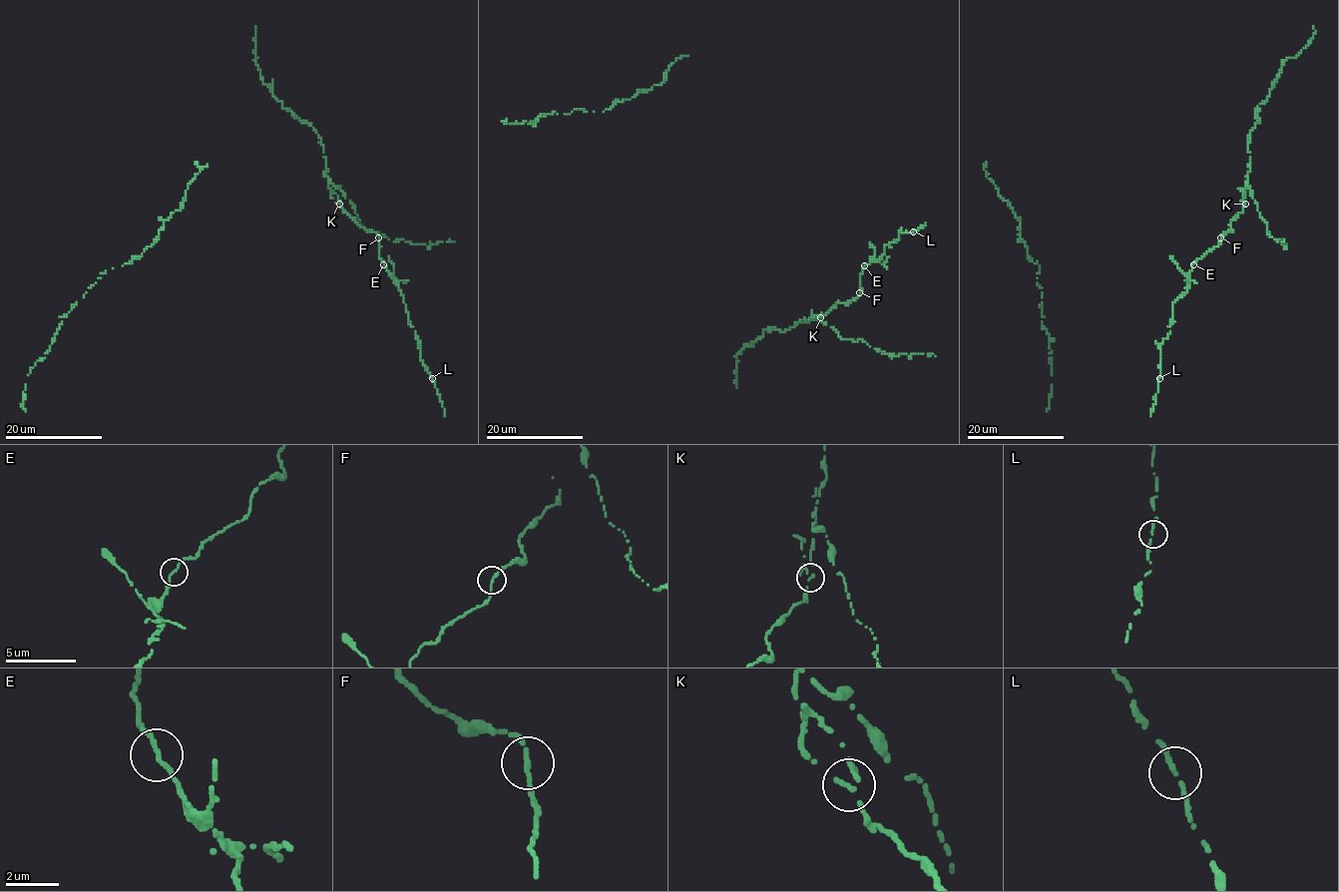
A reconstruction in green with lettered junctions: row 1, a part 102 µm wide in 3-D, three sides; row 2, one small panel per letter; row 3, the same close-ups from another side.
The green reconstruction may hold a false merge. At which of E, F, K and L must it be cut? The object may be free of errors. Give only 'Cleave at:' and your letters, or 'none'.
Cleave at: K

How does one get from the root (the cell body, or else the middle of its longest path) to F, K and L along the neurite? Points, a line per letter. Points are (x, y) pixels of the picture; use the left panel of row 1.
F: (388, 259), (394, 265), (392, 275), (380, 258), (378, 237)
K: (388, 259), (394, 265), (392, 275), (380, 258), (378, 234), (361, 227), (338, 204)
L: (388, 259), (394, 265), (393, 276), (403, 294), (409, 323), (416, 334), (421, 359), (432, 378)

